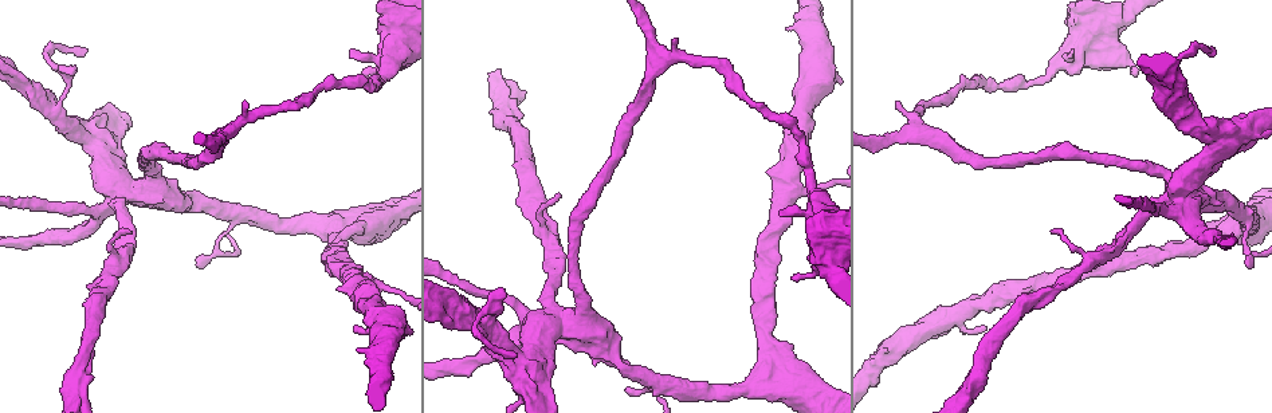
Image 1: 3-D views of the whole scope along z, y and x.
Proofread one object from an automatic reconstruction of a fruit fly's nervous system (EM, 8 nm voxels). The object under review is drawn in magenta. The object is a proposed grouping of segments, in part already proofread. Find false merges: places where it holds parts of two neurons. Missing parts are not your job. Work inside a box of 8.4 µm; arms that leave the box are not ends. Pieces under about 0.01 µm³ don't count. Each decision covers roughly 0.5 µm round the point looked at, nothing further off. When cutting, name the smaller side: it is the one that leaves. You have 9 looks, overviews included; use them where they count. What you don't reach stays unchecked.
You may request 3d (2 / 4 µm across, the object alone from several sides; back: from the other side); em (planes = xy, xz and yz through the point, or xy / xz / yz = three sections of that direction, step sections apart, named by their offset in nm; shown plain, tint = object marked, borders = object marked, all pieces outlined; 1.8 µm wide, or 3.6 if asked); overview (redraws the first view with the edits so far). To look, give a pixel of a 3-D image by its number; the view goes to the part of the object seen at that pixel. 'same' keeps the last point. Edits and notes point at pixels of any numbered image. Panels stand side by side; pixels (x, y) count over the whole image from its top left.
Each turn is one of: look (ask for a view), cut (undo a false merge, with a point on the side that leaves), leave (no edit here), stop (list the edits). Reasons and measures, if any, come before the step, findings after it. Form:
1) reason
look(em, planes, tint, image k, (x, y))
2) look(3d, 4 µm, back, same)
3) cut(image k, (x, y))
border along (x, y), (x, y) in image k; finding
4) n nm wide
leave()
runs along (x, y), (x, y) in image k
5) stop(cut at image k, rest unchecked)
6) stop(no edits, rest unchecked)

thick turns thin
look(em, xy, step 8, tint, image 1, (343, 234))

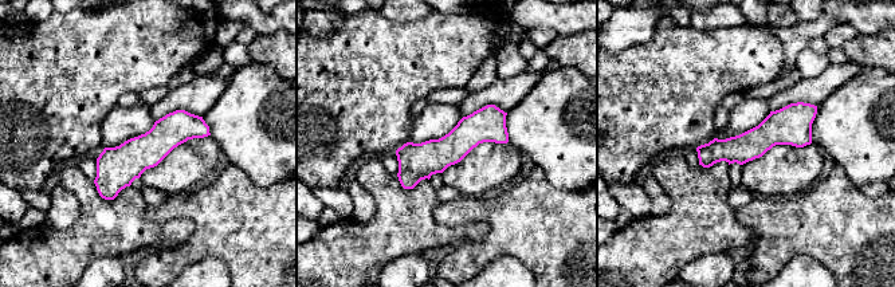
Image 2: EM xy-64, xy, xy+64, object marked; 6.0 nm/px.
leave()
runs along (813, 109), (702, 161) in image 2; one neuron here

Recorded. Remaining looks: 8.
looks like a crossing
look(em, 3.6 µm, planes, tint, image 1, (1183, 192))

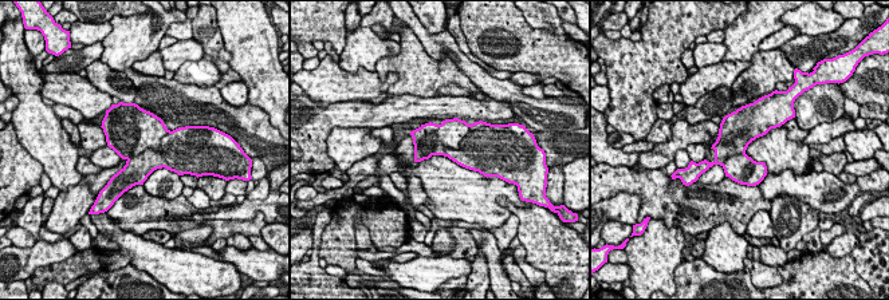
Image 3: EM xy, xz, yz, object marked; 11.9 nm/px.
cut(image 3, (142, 130))
border along (169, 130), (157, 147), (128, 160) in image 3; a second neuron is stuck on

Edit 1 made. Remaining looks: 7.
redraw
look(overview)

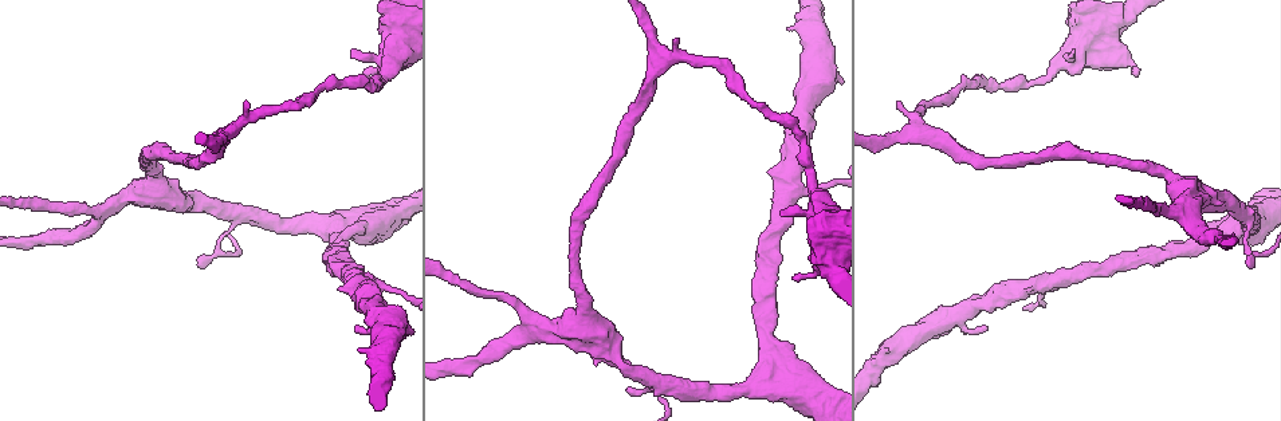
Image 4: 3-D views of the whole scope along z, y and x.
small branch off a trunk
look(em, planes, plain, image 4, (1245, 213))

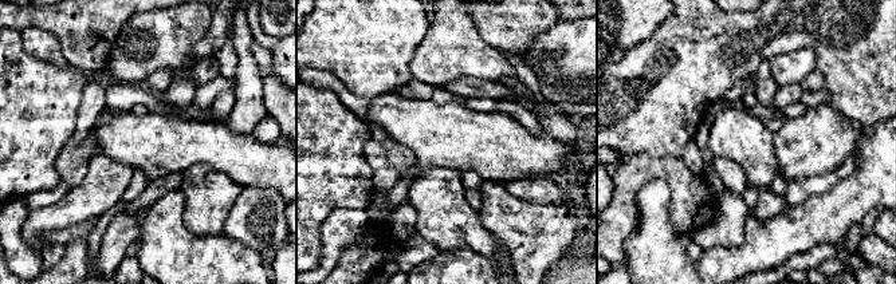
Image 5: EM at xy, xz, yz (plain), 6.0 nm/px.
with the object marked
look(em, planes, tint, same)

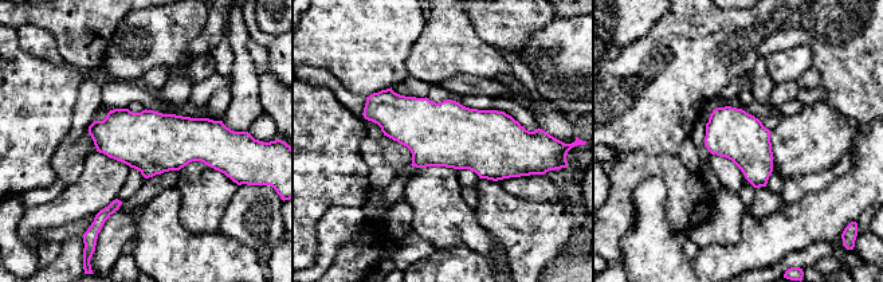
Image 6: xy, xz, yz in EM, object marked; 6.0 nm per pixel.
300 nm wide
leave()
continuous, no second neuron

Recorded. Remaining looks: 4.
thin neck
look(3d, 2 µm, back, image 4, (320, 84))

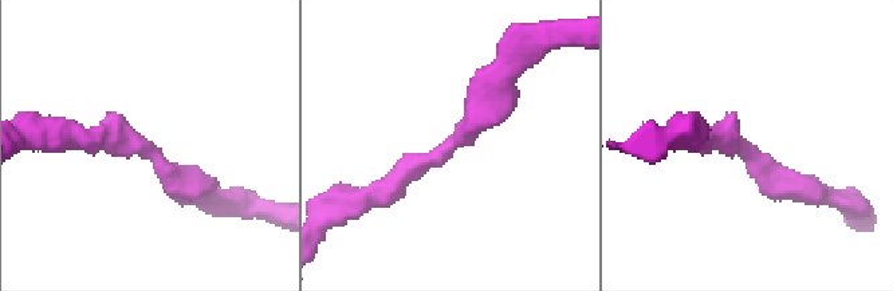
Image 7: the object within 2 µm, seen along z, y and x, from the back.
arms of 200, 220 nm; need the tissue
look(em, xy, step 4, plain, image 7, (145, 146))

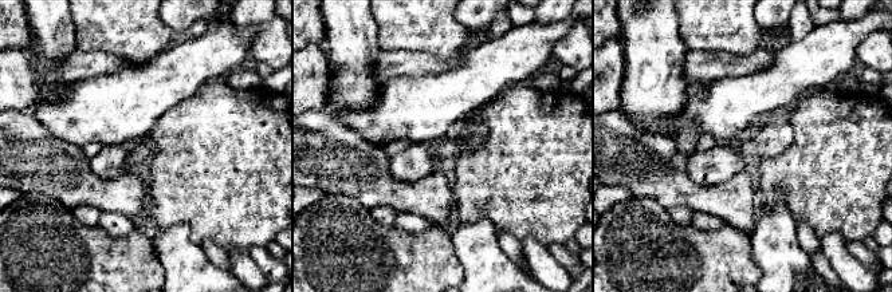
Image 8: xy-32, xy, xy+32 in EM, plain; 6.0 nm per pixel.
look(em, xy, step 4, tint, same)

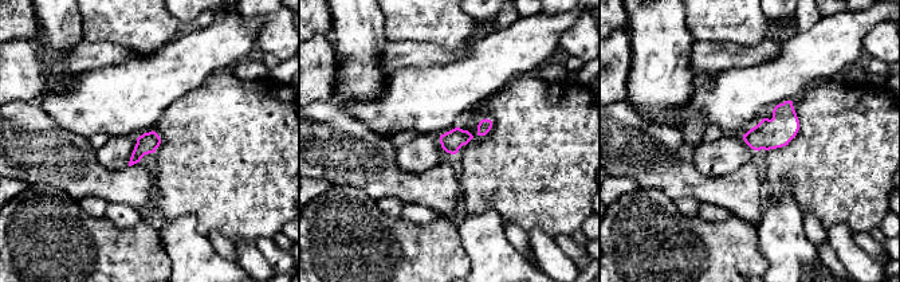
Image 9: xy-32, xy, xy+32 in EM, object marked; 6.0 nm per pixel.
leave()
one neuron here

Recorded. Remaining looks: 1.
stop(cut at image 3, rest unchecked)

